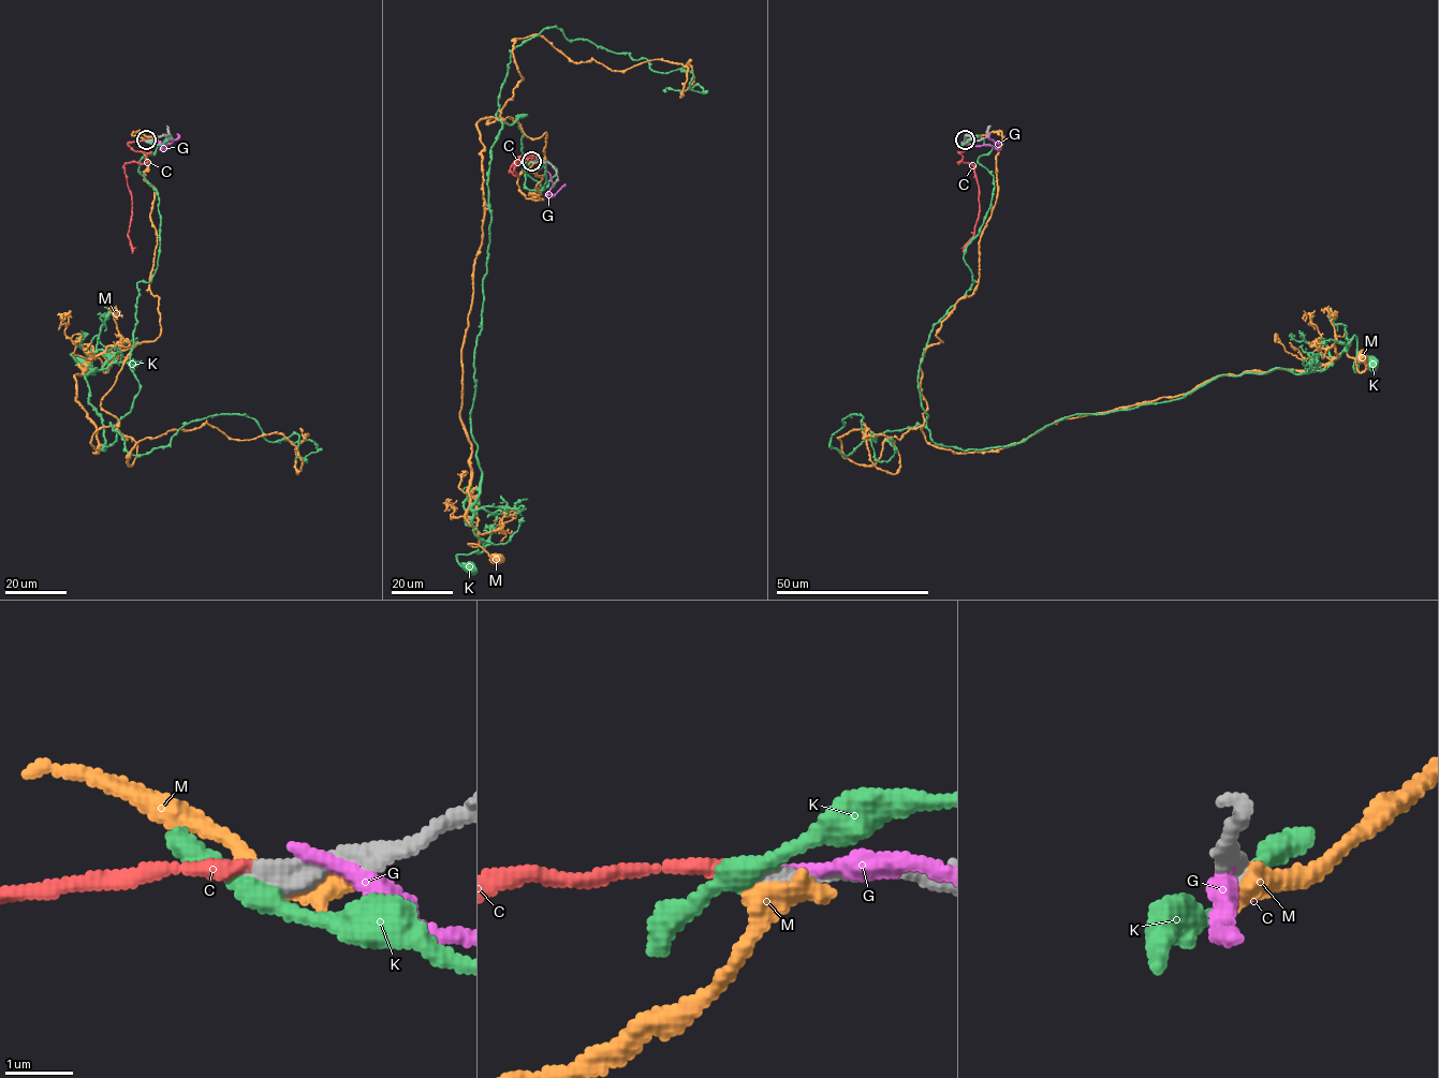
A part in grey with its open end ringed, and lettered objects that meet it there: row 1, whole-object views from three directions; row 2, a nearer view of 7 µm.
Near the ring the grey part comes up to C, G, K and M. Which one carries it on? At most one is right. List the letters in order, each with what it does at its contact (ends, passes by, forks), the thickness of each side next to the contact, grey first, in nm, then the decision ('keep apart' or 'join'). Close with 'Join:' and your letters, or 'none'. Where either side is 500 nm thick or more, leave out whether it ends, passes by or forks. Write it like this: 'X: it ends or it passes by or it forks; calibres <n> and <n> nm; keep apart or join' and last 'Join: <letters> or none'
C: it ends; calibres 340 and 200 nm; join
G: it ends; calibres 300 and 320 nm; keep apart
K: it passes by; calibres 360 and 280 nm; keep apart
M: it ends; calibres 400 and 480 nm; keep apart
Join: C

